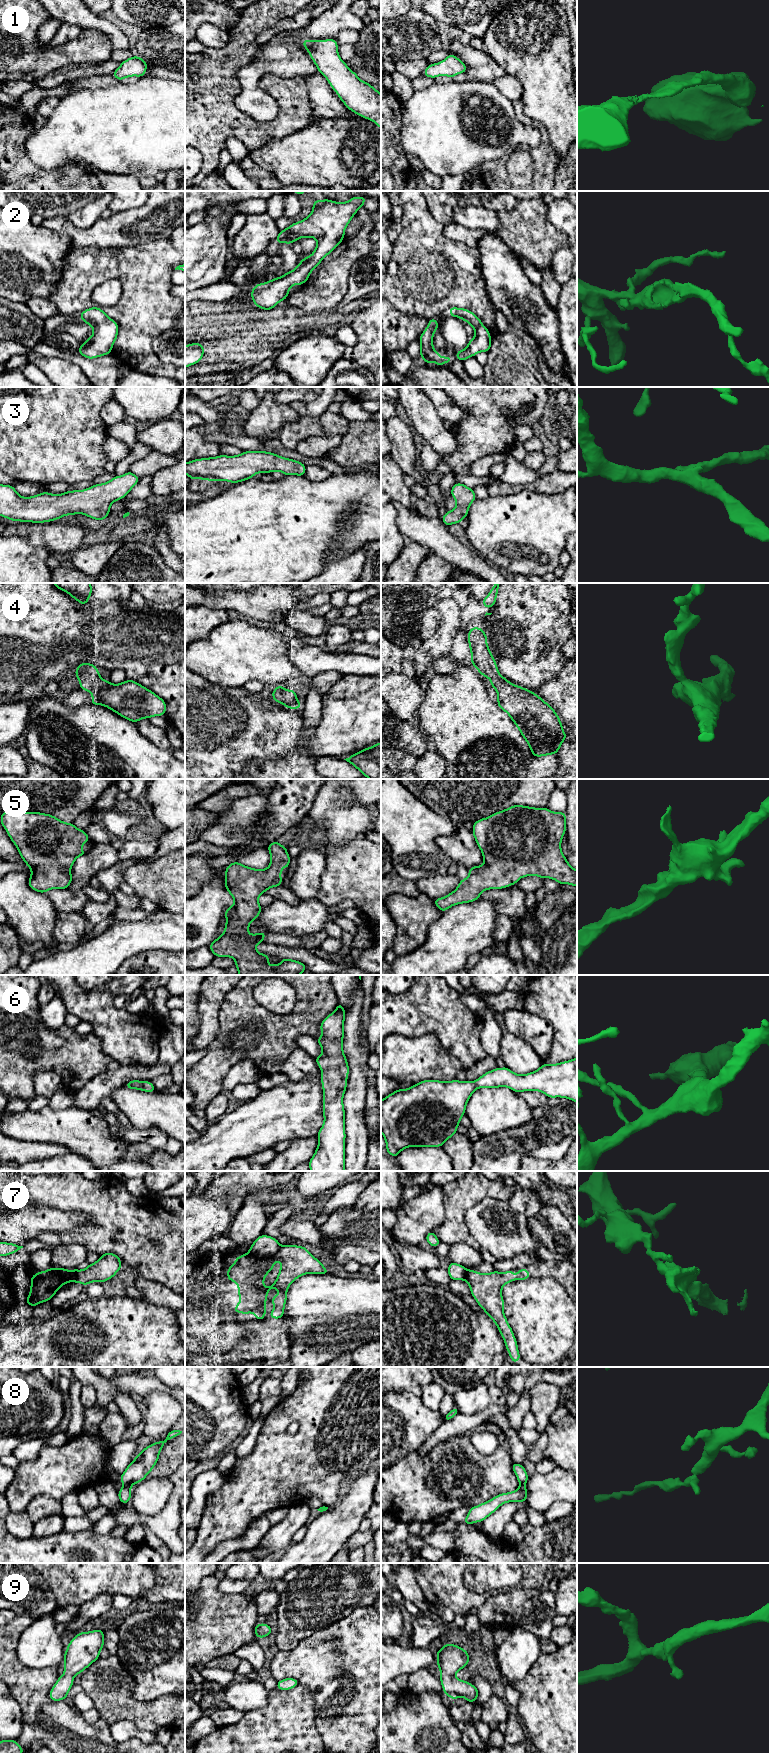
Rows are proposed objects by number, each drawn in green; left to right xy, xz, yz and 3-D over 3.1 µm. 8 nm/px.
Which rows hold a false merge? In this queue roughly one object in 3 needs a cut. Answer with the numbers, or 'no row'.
7, 8

